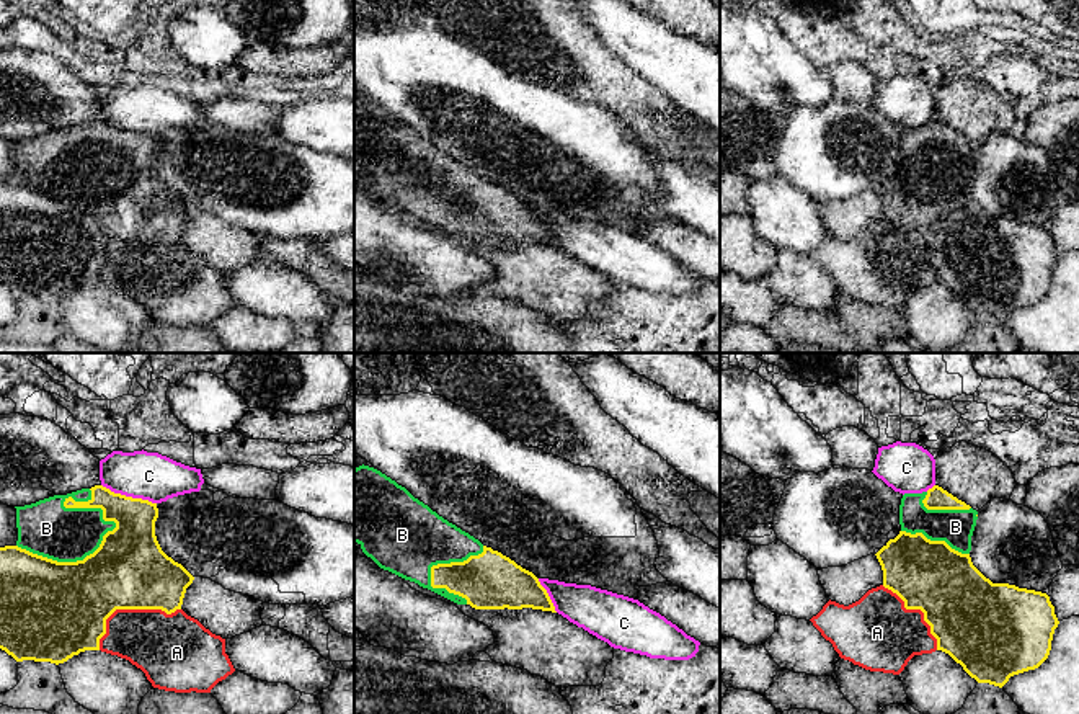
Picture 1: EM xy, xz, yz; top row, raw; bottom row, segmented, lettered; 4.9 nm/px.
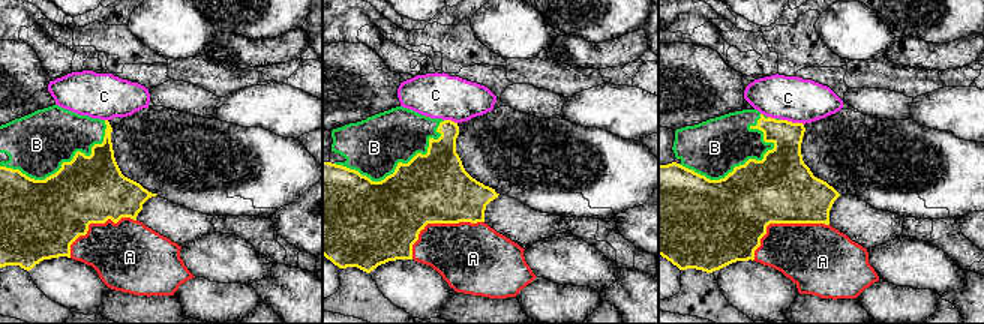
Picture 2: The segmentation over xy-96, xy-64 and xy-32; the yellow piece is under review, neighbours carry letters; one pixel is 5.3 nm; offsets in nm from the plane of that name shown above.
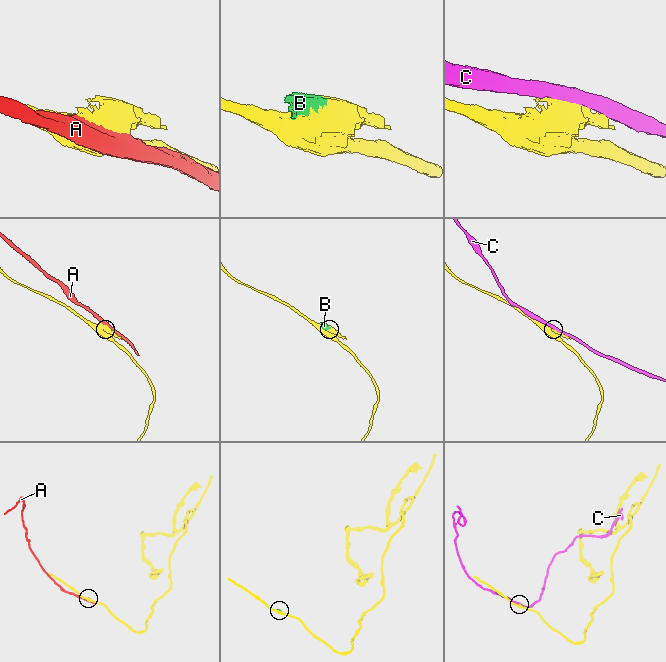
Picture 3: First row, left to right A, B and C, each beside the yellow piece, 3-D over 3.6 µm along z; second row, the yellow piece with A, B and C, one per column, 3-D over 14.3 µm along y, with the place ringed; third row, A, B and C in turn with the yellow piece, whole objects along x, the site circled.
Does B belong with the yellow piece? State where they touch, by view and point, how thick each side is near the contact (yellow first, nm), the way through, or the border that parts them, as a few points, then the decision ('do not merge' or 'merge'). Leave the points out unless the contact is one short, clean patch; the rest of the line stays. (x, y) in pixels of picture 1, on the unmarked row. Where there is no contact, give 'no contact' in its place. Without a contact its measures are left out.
contact xy (69, 196); calibres 480 and 280 nm; do not merge

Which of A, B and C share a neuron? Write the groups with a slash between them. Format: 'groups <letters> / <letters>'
groups A / B / C

